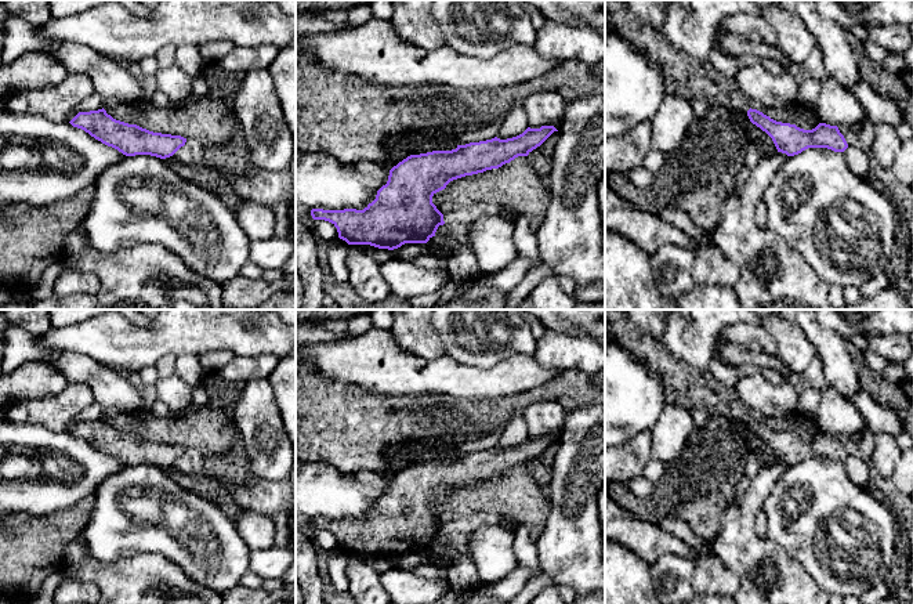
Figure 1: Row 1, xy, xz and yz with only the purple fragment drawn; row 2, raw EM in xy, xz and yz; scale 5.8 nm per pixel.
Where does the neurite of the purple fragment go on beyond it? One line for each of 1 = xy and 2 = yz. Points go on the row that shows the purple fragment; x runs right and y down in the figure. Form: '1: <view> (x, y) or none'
1: none
2: none

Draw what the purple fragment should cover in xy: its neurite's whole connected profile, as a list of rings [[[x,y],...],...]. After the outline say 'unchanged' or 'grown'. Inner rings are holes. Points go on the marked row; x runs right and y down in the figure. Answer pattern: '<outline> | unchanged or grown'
[[[104,108],[79,112],[69,123],[126,156],[151,155],[166,159],[186,142],[181,135],[153,133],[137,124],[116,120]]] | unchanged

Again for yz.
[[[749,109],[747,116],[753,124],[765,131],[773,141],[778,152],[794,156],[808,148],[827,148],[844,152],[848,144],[837,126],[819,123],[812,130],[804,130],[796,124],[771,119],[757,109]]] | unchanged

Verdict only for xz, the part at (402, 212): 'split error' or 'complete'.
complete

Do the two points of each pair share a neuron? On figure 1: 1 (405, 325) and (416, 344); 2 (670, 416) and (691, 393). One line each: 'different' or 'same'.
1: same
2: different

